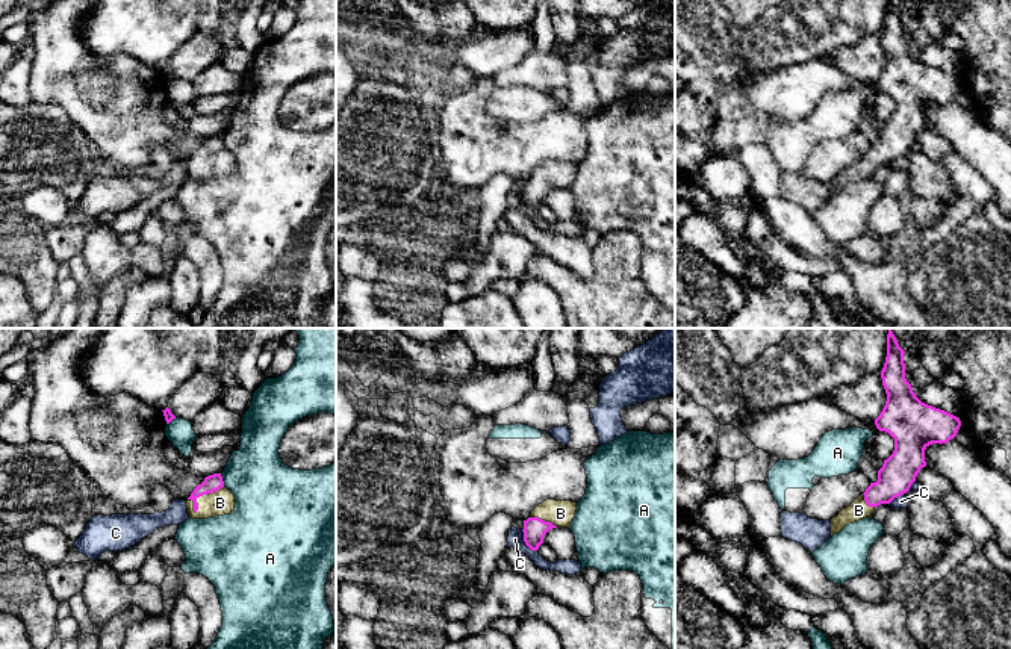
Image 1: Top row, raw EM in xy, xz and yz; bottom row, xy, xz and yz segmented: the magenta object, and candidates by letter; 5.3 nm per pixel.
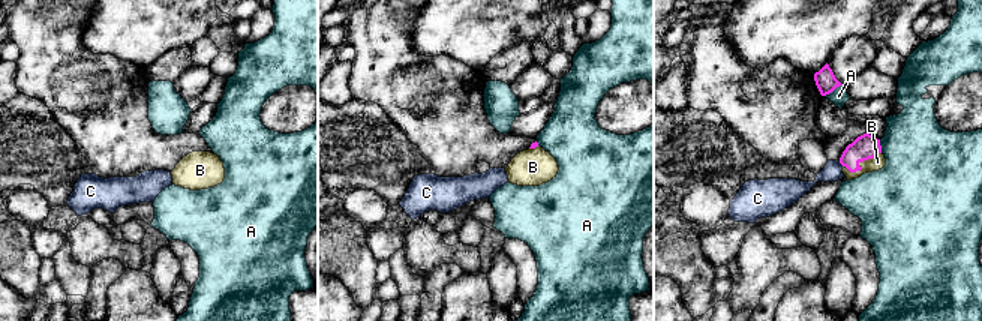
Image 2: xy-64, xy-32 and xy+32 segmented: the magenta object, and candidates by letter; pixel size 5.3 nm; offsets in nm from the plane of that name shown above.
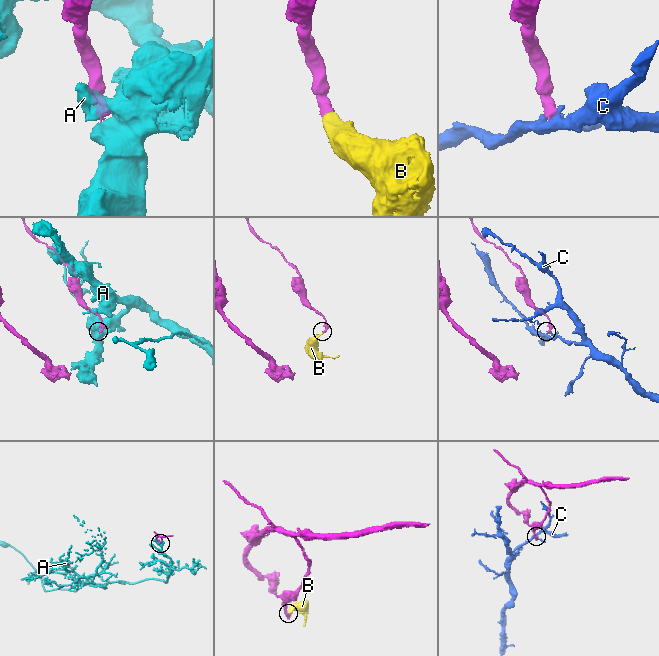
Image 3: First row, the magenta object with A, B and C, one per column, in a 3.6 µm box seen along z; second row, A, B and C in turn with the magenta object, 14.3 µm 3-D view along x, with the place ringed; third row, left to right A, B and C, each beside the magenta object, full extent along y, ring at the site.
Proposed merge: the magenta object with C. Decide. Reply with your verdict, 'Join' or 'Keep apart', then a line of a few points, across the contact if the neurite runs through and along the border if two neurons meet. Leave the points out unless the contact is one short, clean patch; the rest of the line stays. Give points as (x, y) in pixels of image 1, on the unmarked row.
Keep apart. Line: xz (521, 191), (522, 201), (536, 212)

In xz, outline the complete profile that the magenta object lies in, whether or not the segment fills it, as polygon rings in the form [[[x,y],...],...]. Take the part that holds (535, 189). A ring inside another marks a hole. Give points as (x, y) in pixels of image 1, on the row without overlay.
[[[546,160],[539,165],[524,182],[524,203],[531,212],[537,212],[545,195],[552,189],[569,189],[577,174],[577,163]]]

